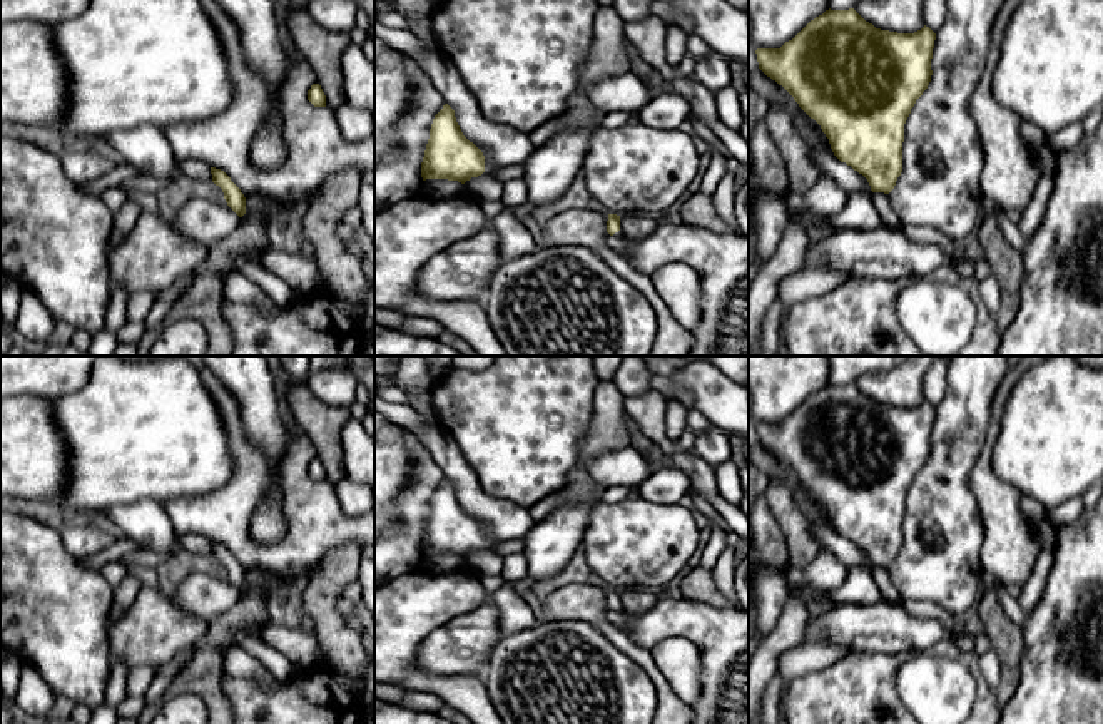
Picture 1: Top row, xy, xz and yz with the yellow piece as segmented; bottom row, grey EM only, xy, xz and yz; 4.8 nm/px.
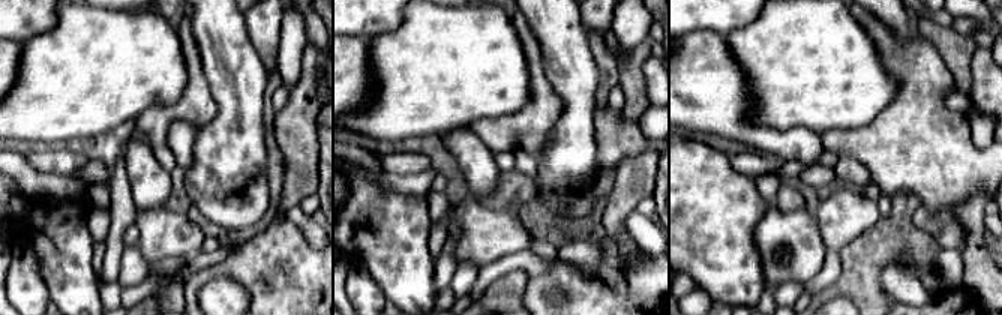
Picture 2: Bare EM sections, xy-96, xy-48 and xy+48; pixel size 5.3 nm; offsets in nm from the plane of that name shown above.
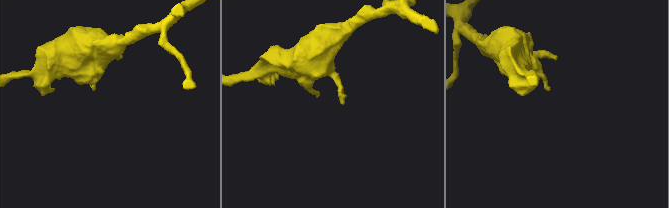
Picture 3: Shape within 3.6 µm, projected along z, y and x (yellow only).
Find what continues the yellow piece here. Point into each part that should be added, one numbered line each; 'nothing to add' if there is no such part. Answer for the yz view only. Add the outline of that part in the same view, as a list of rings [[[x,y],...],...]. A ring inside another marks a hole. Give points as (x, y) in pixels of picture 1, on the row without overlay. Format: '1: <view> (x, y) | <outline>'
nothing to add

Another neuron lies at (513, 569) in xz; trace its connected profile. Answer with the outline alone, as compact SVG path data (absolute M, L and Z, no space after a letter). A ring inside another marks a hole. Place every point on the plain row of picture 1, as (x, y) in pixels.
M510 553L503 557L501 579L505 582L518 582L528 575L526 558L523 553Z

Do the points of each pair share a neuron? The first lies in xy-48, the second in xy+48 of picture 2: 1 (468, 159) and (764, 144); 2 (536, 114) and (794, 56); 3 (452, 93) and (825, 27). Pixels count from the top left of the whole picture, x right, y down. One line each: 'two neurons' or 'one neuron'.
1: one neuron
2: two neurons
3: one neuron

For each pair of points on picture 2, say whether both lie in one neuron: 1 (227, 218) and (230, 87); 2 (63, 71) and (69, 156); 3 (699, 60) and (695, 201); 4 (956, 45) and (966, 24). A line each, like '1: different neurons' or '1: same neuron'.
1: same neuron
2: different neurons
3: different neurons
4: different neurons

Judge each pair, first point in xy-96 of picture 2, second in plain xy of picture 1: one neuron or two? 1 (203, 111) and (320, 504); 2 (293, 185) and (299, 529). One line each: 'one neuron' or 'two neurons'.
1: one neuron
2: two neurons

